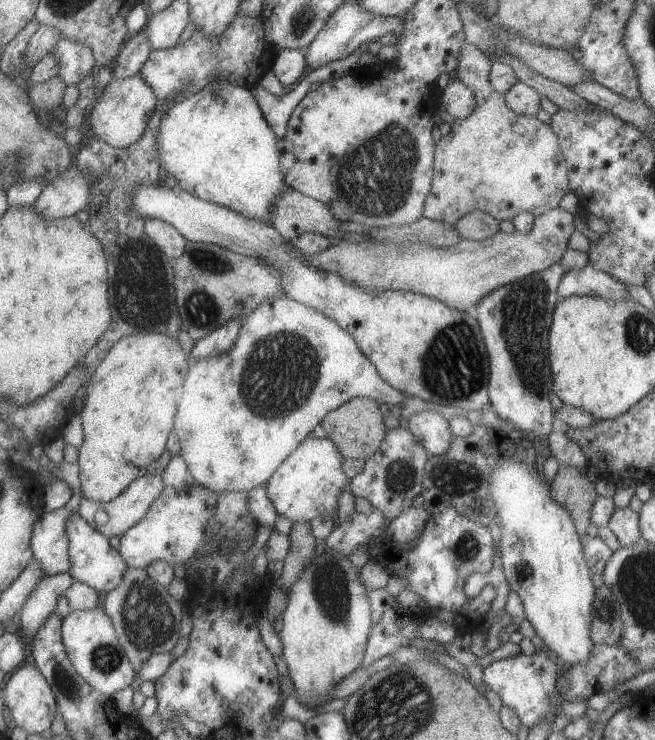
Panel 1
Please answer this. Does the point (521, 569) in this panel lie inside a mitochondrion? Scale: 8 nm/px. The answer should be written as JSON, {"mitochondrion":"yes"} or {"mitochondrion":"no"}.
{"mitochondrion":"yes"}

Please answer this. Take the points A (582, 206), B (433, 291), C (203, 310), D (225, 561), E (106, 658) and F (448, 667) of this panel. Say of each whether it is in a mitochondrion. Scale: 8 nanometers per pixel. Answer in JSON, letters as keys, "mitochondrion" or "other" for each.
{"A":"other","B":"other","C":"mitochondrion","D":"other","E":"mitochondrion","F":"other"}

